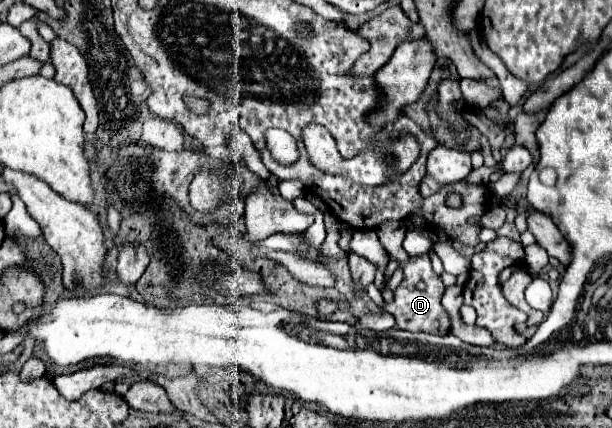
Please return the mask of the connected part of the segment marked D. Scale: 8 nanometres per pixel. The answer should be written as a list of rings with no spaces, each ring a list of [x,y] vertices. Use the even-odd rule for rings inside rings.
[[[429,254],[413,256],[403,264],[403,282],[395,292],[393,304],[385,304],[385,310],[395,316],[397,328],[411,332],[431,332],[431,334],[447,334],[449,332],[449,316],[441,306],[441,296],[445,292],[443,282],[435,276],[431,268]]]

